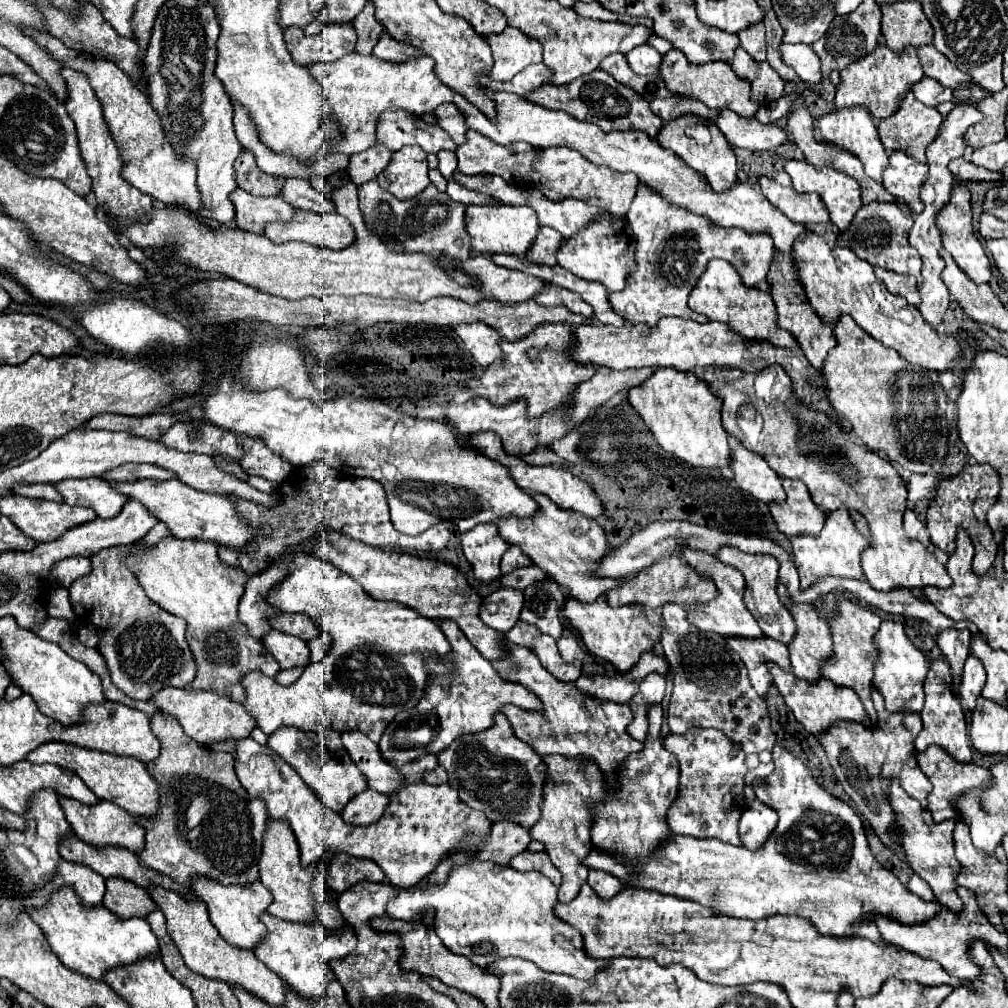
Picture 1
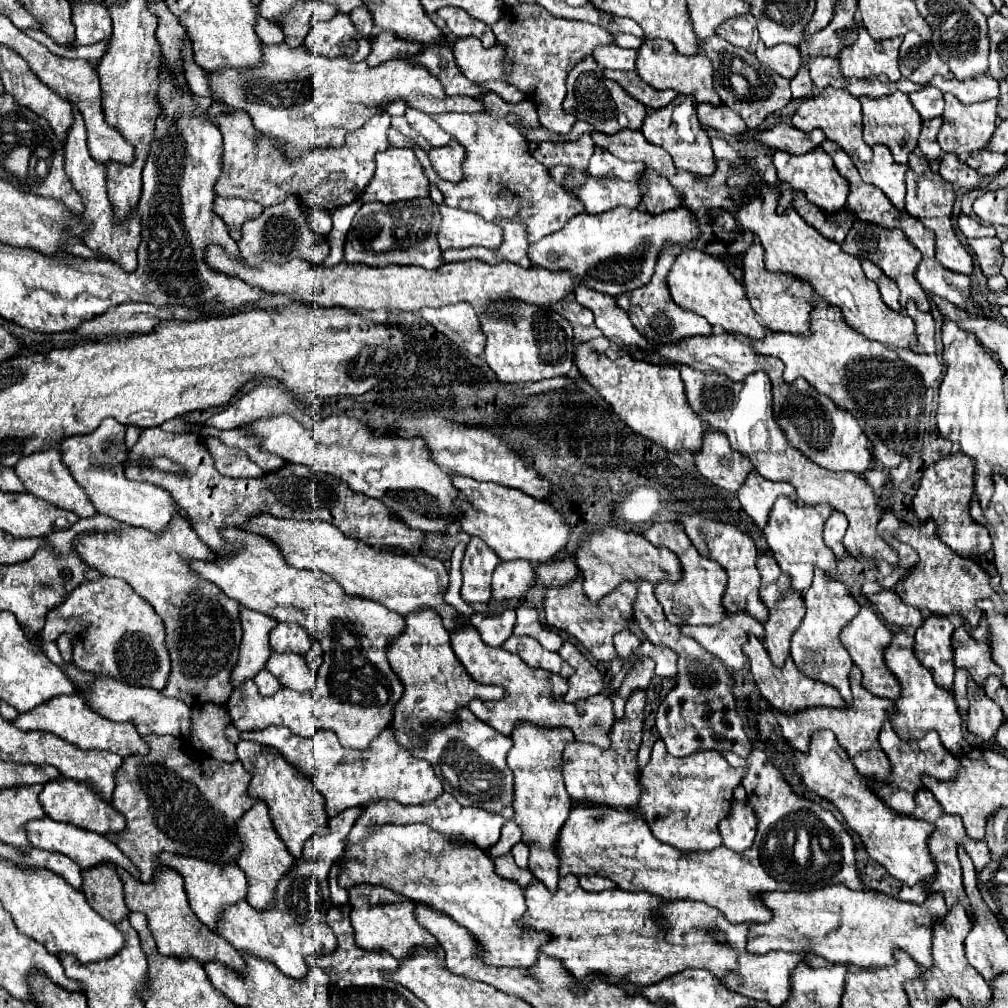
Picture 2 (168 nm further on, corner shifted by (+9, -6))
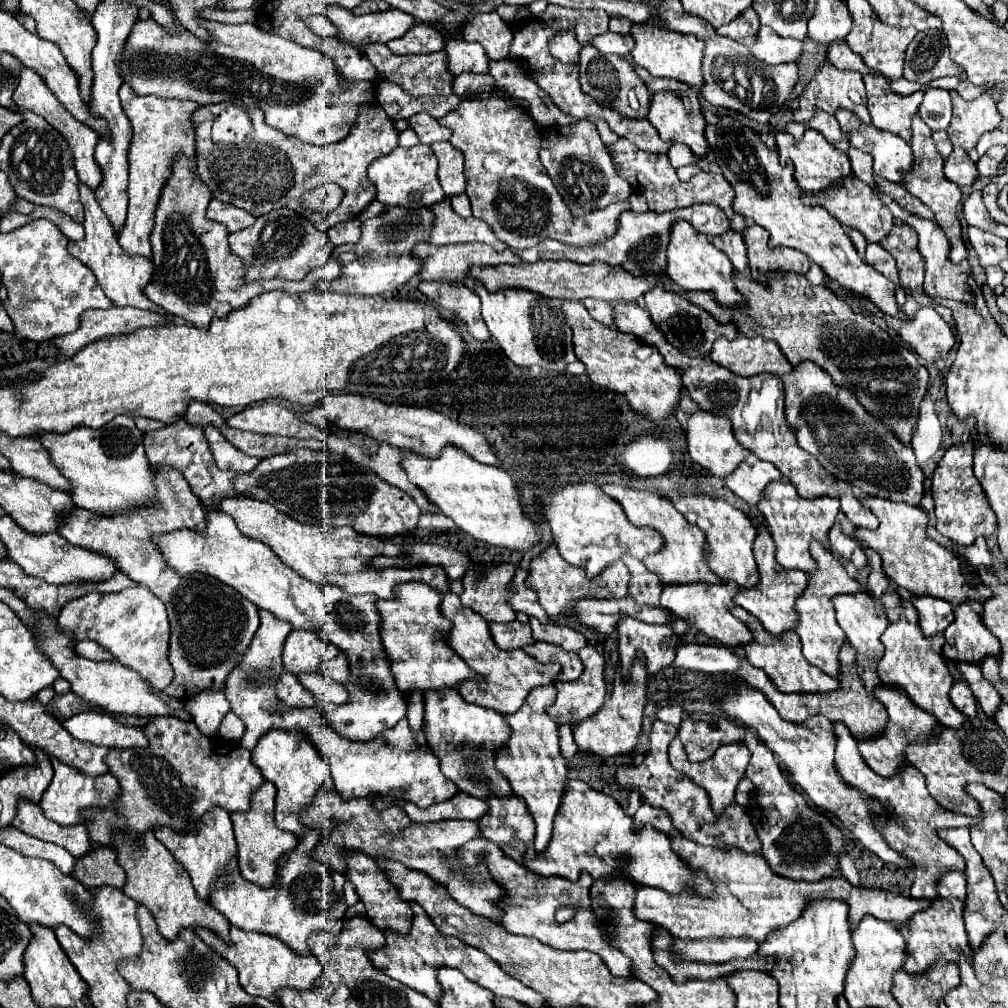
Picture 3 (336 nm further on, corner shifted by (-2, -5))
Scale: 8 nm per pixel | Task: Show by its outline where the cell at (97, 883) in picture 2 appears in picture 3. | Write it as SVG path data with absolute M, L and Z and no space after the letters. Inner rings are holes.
M92 843L90 853L76 859L72 877L76 877L84 887L110 885L122 889L126 873L118 865L114 849L100 843Z

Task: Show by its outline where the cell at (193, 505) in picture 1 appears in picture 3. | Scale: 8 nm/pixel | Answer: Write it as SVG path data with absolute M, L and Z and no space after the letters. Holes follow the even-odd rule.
M118 415L114 417L110 423L106 423L106 427L100 429L88 429L88 427L76 427L74 431L68 433L38 433L38 441L42 443L42 447L48 451L50 461L62 471L62 475L72 483L70 487L70 495L76 507L82 509L90 509L90 511L98 511L102 515L116 515L116 513L126 513L130 509L136 507L144 507L144 505L152 505L156 503L156 487L152 483L152 473L150 473L150 463L144 455L144 447L142 447L142 431L138 431L138 427L134 425L132 417L126 415Z

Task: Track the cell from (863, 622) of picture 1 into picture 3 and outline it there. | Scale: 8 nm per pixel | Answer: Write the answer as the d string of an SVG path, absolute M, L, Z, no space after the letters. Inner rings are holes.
M812 541L810 543L810 555L814 557L814 561L818 563L816 571L808 573L808 585L806 591L798 597L798 603L794 603L794 611L798 615L798 625L796 625L796 633L802 641L802 651L804 657L818 669L822 669L828 675L838 677L838 669L840 669L840 647L844 643L844 631L840 629L836 615L834 615L834 603L832 597L840 595L840 593L854 593L860 591L860 585L856 579L852 579L846 569L842 567L842 563L838 561L838 557L834 557L834 553L830 549L826 549L820 541Z

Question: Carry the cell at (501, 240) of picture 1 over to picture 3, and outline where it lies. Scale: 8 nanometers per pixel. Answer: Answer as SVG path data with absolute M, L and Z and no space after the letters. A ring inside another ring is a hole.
M442 199L440 203L432 205L430 211L434 213L434 221L432 221L432 231L430 237L426 239L428 243L434 245L454 245L454 243L486 243L490 247L494 247L496 251L506 249L506 245L502 241L498 241L498 237L490 231L490 227L486 227L486 223L482 223L480 219L464 219L458 217L458 213L454 213L450 199Z

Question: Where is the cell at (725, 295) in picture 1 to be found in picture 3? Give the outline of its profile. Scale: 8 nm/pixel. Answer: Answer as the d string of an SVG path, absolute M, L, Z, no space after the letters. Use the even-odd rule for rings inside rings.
M678 219L670 227L670 243L666 251L666 275L684 291L712 291L720 305L742 305L742 295L734 287L734 267L722 251L718 251L704 233L698 233L688 221Z

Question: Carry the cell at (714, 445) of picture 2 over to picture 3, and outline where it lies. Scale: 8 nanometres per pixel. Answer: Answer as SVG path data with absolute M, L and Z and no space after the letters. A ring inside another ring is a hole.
M696 411L696 413L688 415L686 449L688 449L694 463L702 465L704 469L708 469L716 477L726 477L744 459L744 449L732 435L730 419L720 417L720 415L712 415L712 413L706 413L706 411Z

